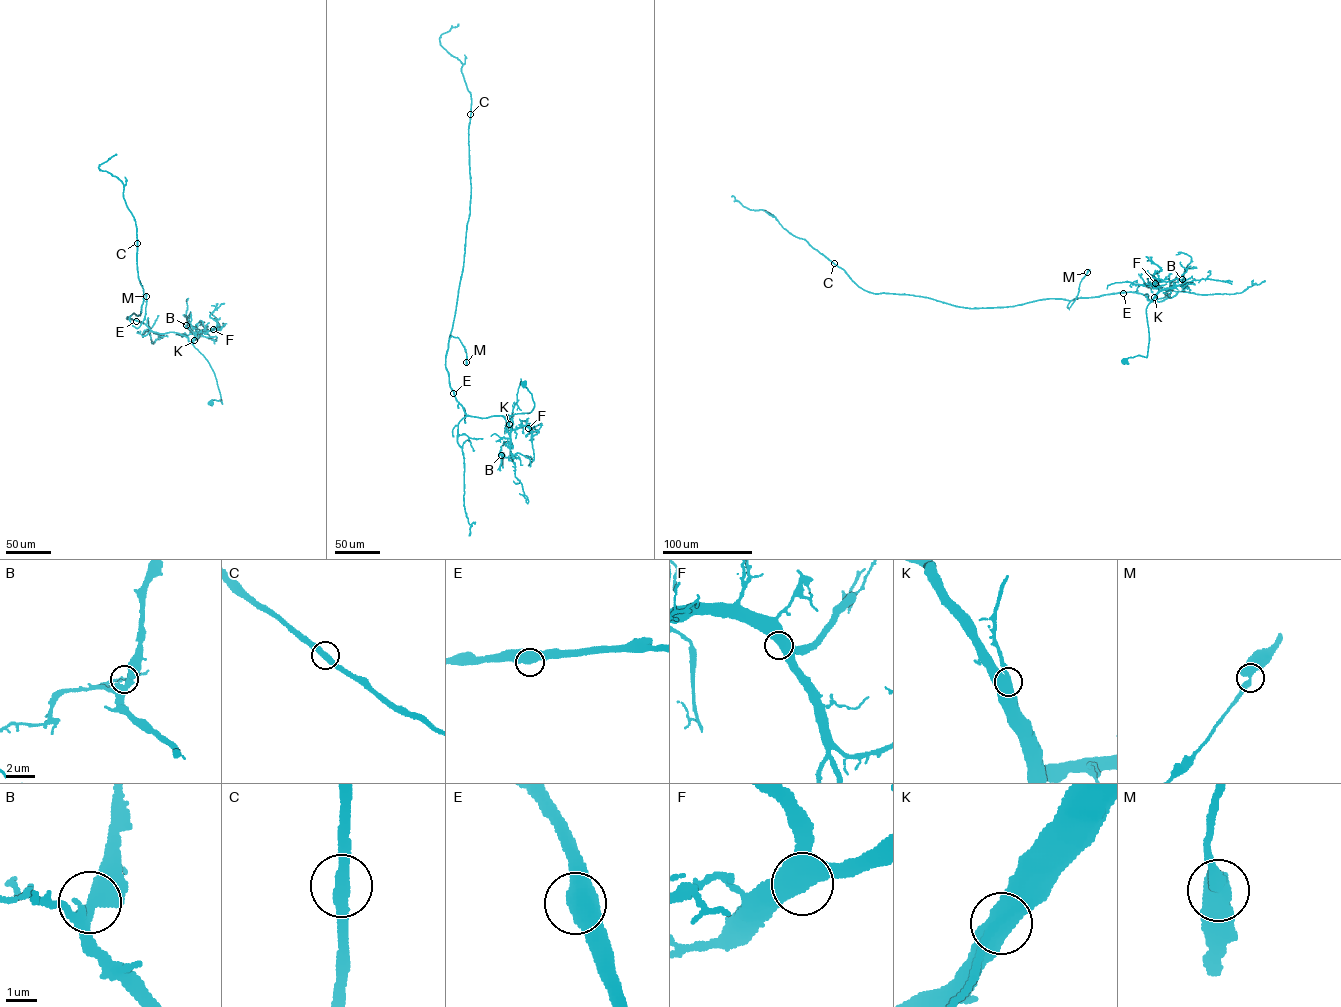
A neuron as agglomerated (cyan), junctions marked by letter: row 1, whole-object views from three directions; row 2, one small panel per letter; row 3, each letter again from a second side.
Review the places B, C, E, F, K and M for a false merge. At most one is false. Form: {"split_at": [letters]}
{"split_at": []}

